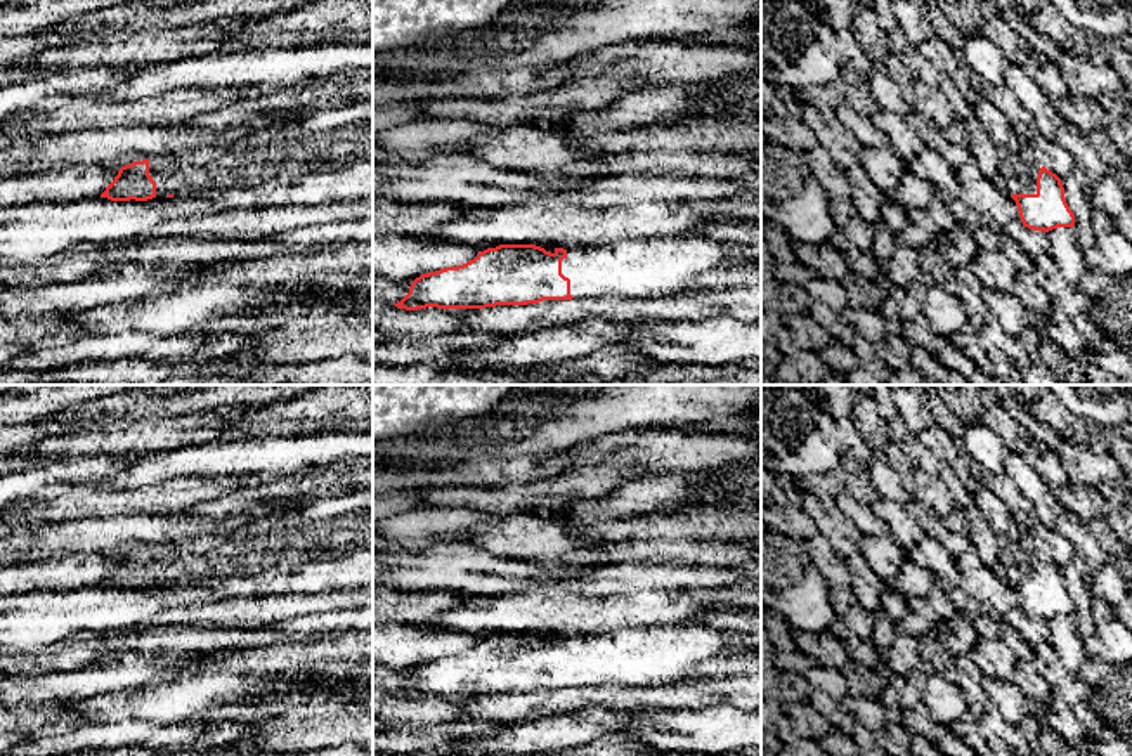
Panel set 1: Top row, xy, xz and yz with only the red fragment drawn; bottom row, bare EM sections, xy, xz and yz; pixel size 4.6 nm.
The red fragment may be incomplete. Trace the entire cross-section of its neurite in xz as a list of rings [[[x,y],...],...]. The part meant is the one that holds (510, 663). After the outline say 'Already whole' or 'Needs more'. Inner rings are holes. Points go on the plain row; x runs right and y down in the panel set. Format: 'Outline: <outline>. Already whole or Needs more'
Outline: [[[683,622],[648,628],[621,628],[593,636],[541,636],[536,633],[499,633],[473,648],[416,666],[399,697],[485,697],[527,694],[543,688],[593,688],[603,685],[636,687],[695,680],[711,661],[733,659],[761,648],[747,647],[738,633],[716,631]]]. Needs more

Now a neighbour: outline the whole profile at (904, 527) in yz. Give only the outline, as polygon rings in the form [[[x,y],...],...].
[[[879,498],[870,503],[870,508],[886,520],[889,536],[903,548],[907,558],[927,569],[945,590],[962,591],[962,577],[955,558],[921,529],[903,505]]]

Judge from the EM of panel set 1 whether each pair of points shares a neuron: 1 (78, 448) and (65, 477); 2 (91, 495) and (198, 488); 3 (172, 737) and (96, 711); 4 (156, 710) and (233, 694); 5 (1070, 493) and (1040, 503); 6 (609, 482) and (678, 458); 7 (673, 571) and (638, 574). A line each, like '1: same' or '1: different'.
1: different
2: same
3: different
4: same
5: different
6: different
7: same

